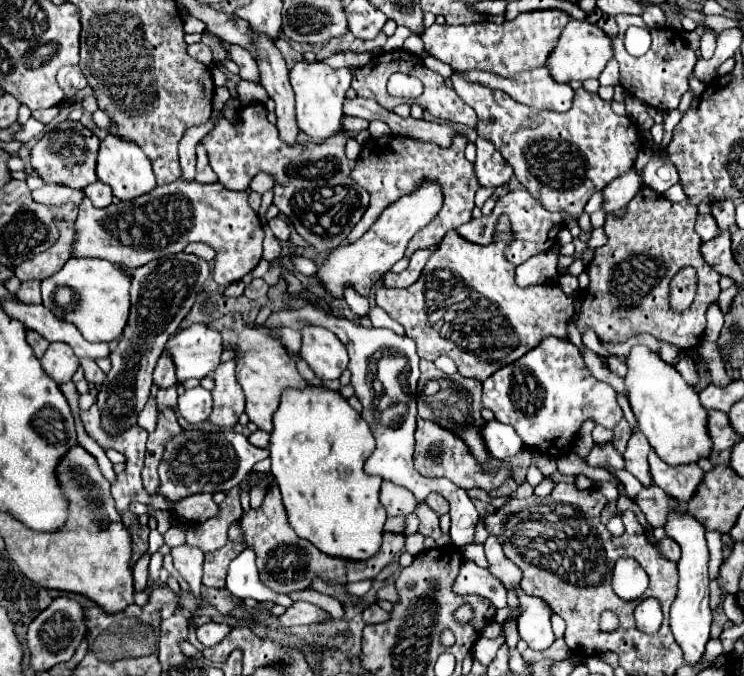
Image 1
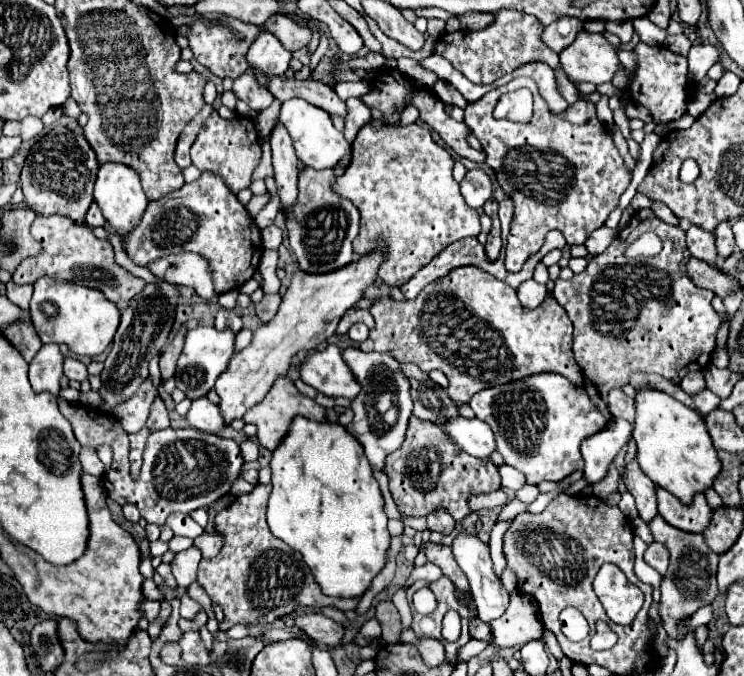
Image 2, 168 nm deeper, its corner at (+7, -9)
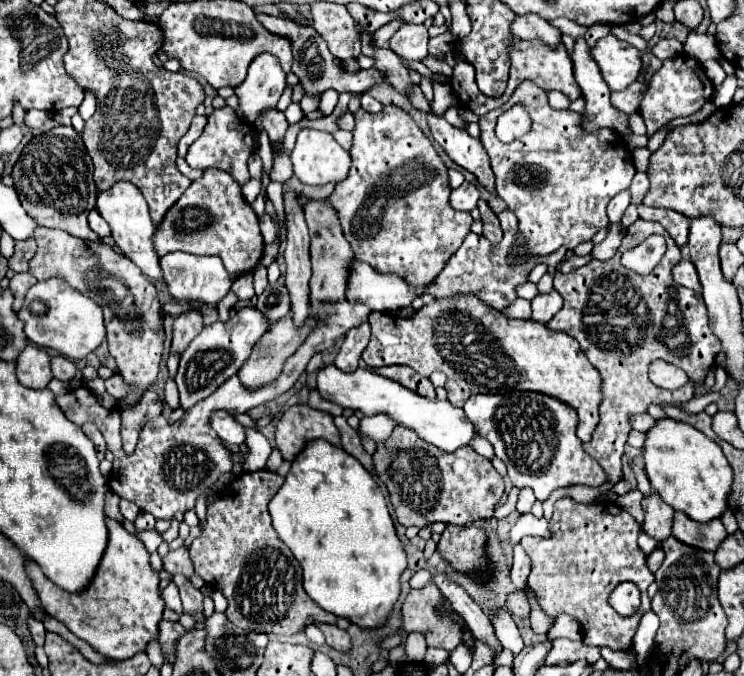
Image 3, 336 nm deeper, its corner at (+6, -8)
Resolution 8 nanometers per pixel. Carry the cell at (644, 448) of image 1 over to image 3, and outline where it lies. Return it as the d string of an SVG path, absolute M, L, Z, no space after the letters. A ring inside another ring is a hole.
M656 492L642 498L642 508L644 508L644 530L646 530L646 534L650 534L658 542L666 540L672 534L670 524L672 524L674 508L670 508Z

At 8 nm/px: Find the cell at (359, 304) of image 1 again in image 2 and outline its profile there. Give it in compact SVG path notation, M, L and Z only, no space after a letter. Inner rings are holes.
M355 323L353 325L353 329L349 329L349 339L351 341L355 341L355 343L361 343L361 341L365 341L367 339L367 335L369 335L369 329L363 325L363 323Z

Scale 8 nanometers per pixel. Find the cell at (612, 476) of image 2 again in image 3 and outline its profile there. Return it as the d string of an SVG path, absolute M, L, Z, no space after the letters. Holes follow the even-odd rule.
M638 218L630 228L626 228L622 244L610 260L592 260L570 274L554 274L554 288L562 294L564 306L548 322L548 328L574 336L590 364L600 372L600 422L592 434L592 440L584 442L582 448L594 460L598 460L610 484L622 480L622 454L626 436L630 432L628 416L646 412L648 404L688 402L694 396L694 384L686 384L678 390L662 390L654 386L648 378L650 362L658 358L666 360L674 366L680 366L692 382L702 382L714 364L716 354L720 352L720 340L714 336L708 324L708 312L702 294L676 284L672 278L672 268L680 260L682 254L672 236L658 222ZM650 234L662 234L668 242L662 264L658 264L646 276L624 268L620 264L622 252L640 244L644 236Z

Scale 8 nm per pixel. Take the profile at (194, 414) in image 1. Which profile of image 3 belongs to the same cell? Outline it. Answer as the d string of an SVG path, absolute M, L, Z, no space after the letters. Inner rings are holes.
M216 410L210 416L210 428L218 434L218 438L224 444L236 444L236 446L240 446L244 442L244 438L246 438L244 436L244 428L226 410Z

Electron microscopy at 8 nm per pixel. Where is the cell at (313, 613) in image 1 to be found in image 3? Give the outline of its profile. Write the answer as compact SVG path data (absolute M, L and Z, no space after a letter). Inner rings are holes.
M316 624L316 626L324 632L328 646L332 646L332 648L336 648L340 652L350 650L350 636L348 636L346 630L338 628L336 624Z

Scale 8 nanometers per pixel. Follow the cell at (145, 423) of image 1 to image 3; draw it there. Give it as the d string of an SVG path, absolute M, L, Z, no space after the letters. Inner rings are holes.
M38 226L34 230L34 238L38 242L38 250L28 264L28 272L36 280L62 278L74 290L92 298L104 310L104 322L108 332L108 348L118 364L118 372L124 382L130 386L130 392L118 400L116 408L132 408L140 402L142 394L156 382L158 364L162 356L164 332L160 332L160 302L156 294L156 286L142 274L142 270L118 254L112 246L102 240L84 240L70 236L64 230Z

